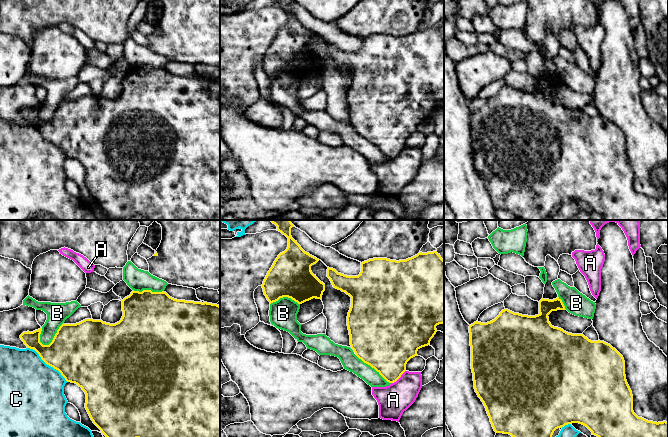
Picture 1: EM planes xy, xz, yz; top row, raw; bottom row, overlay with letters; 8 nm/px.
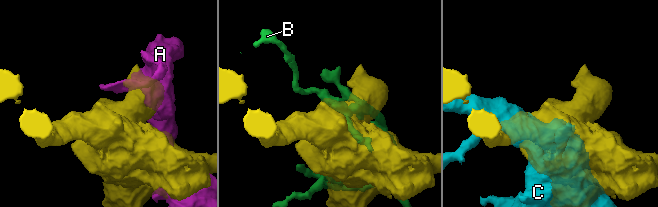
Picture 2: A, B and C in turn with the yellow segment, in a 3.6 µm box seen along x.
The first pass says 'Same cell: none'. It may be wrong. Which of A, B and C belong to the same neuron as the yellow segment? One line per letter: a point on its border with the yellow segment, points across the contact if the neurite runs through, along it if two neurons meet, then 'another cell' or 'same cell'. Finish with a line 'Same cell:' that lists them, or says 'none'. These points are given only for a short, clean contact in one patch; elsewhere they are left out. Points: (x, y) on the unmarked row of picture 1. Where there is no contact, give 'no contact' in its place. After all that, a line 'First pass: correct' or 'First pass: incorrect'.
A: xz (399, 153) | another cell
B: xy (53, 114) | another cell
C: xy (50, 141) | another cell
Same cell: none
First pass: correct

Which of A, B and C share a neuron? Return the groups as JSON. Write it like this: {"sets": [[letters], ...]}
{"sets": [["A"], ["B"], ["C"]]}

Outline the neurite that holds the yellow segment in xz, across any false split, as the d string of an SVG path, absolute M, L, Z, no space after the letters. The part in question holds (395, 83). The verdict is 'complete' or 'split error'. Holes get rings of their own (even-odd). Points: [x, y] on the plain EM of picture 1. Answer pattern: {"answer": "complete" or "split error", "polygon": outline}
{"answer": "complete", "polygon": "M437 27L418 29L406 36L373 34L361 39L358 52L347 52L335 45L327 45L327 53L334 64L351 73L347 92L350 121L356 132L374 144L387 158L396 158L406 147L407 138L417 127L430 120L437 108L436 102L444 99L444 36Z"}

